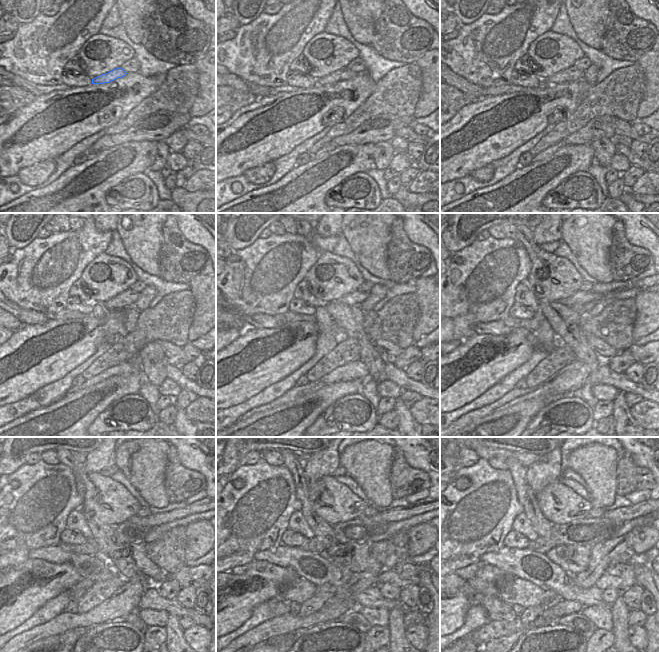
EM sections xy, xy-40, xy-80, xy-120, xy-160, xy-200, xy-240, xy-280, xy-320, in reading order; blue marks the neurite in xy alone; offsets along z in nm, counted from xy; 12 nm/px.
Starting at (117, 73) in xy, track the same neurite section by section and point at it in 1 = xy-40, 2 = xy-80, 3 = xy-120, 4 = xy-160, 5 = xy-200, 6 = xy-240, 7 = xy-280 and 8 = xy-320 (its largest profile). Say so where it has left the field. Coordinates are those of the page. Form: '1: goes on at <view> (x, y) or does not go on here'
1: goes on at xy-40 (345, 73)
2: goes on at xy-80 (571, 74)
3: goes on at xy-120 (127, 298)
4: goes on at xy-160 (355, 298)
5: goes on at xy-200 (581, 296)
6: goes on at xy-240 (154, 520)
7: goes on at xy-280 (397, 514)
8: goes on at xy-320 (621, 514)

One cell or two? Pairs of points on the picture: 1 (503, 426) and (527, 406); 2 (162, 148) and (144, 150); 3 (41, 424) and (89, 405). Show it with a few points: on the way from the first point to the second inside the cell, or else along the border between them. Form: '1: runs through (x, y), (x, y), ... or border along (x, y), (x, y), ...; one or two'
1: runs through (509, 423), (521, 412); one
2: border along (157, 142), (155, 160), (148, 168); two
3: runs through (53, 424), (63, 424), (77, 410); one

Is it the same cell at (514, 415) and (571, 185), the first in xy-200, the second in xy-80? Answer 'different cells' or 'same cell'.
different cells

